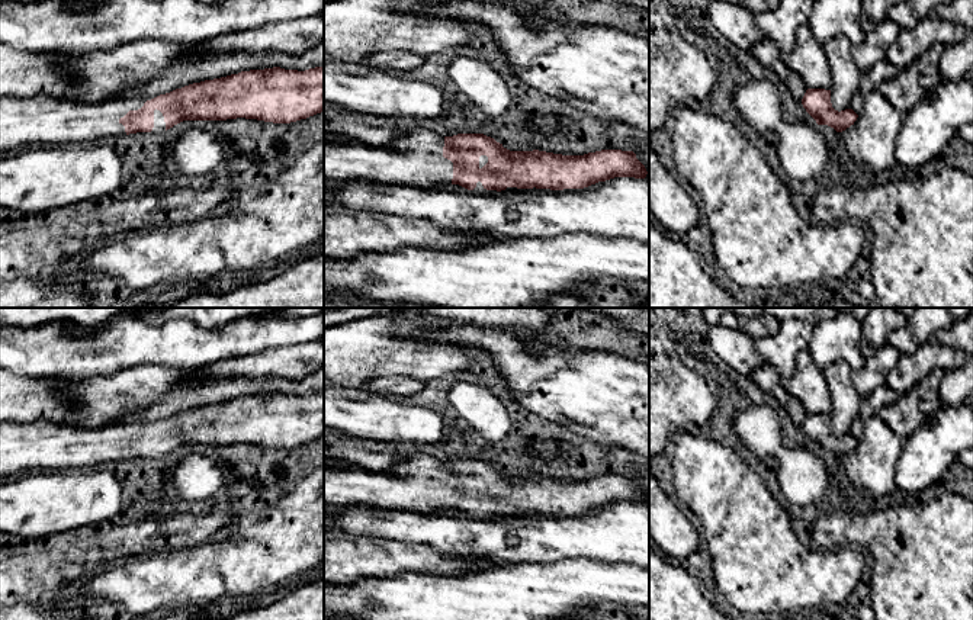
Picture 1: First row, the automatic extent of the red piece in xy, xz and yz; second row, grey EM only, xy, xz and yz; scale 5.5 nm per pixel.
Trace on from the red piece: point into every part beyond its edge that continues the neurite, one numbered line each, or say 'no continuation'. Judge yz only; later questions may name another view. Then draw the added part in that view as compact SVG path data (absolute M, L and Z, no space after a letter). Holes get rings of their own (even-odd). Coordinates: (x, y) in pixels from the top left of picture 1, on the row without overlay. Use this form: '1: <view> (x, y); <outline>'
no continuation

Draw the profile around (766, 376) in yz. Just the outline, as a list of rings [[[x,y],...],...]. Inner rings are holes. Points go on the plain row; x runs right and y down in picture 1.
[[[764,362],[751,372],[749,378],[787,411],[797,427],[802,427],[807,412],[802,404],[783,388],[781,378],[773,364]]]

